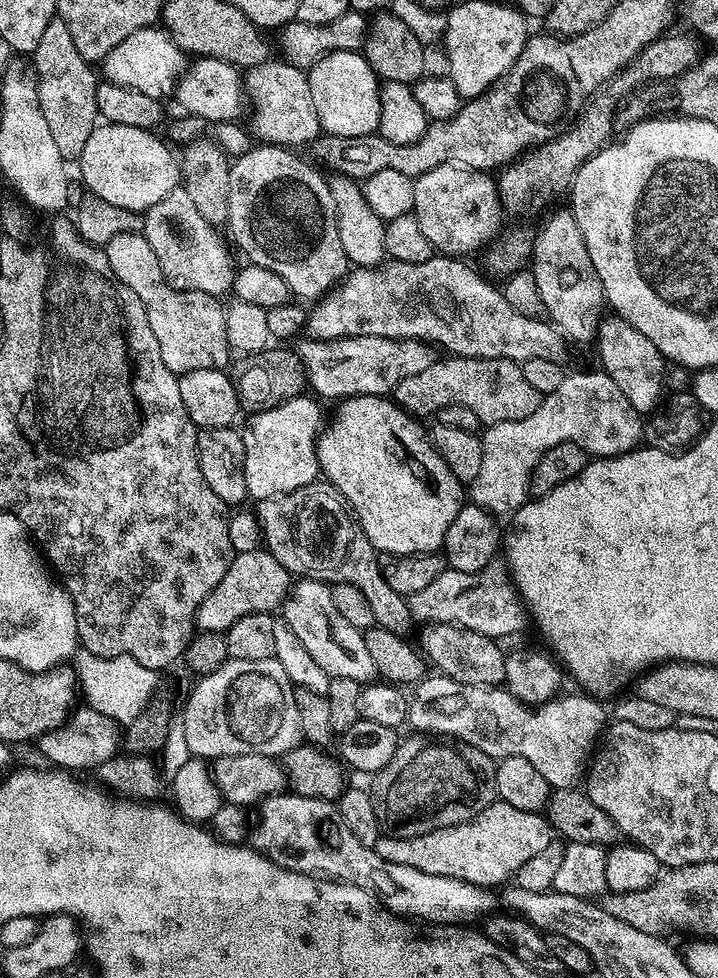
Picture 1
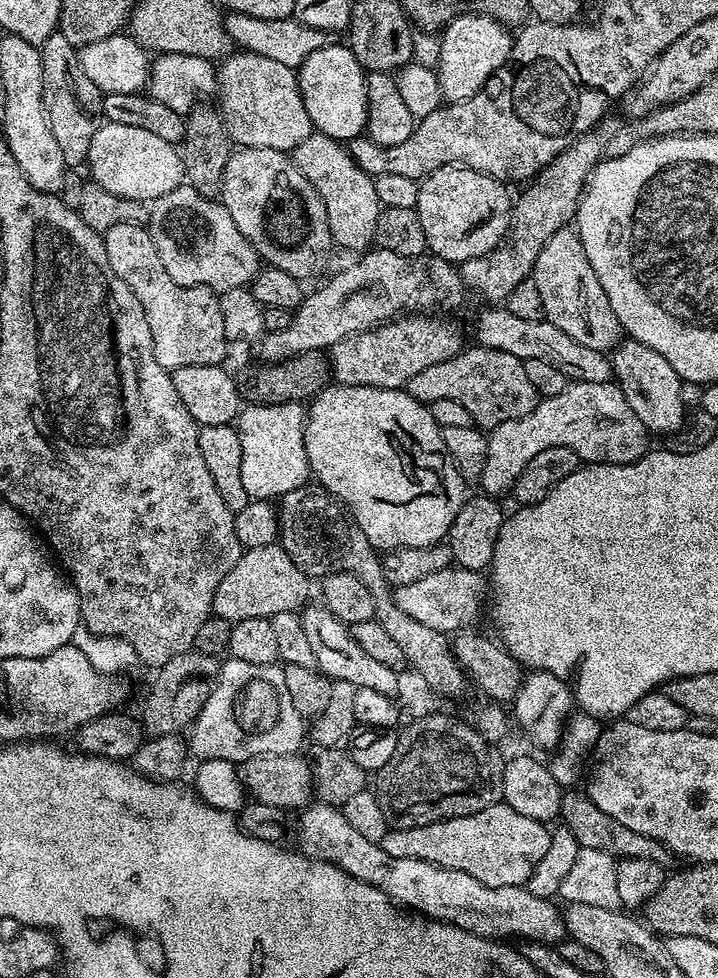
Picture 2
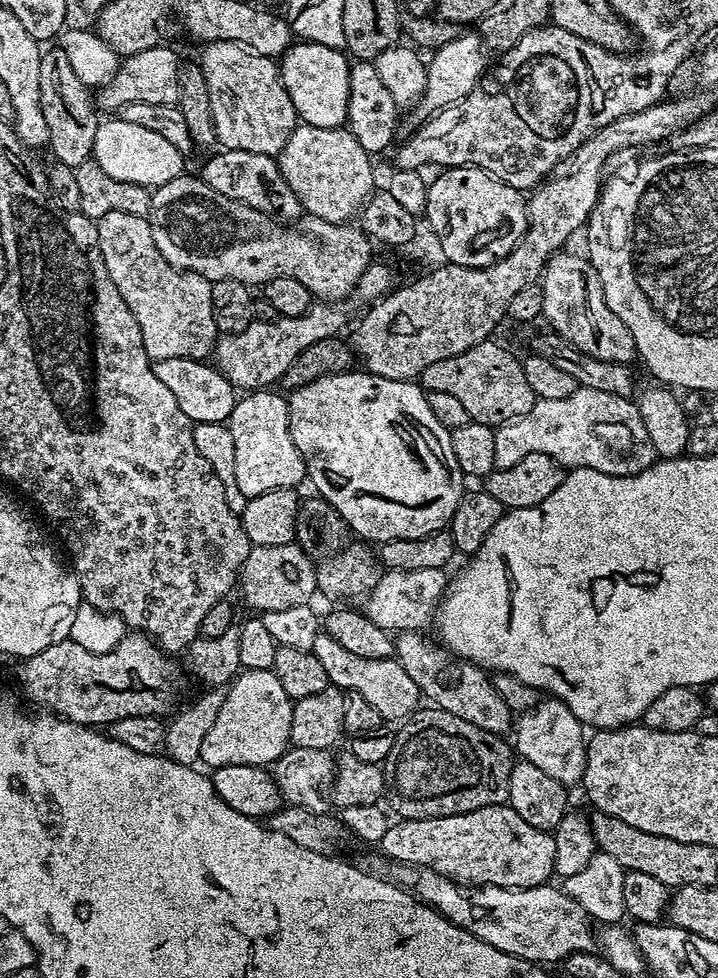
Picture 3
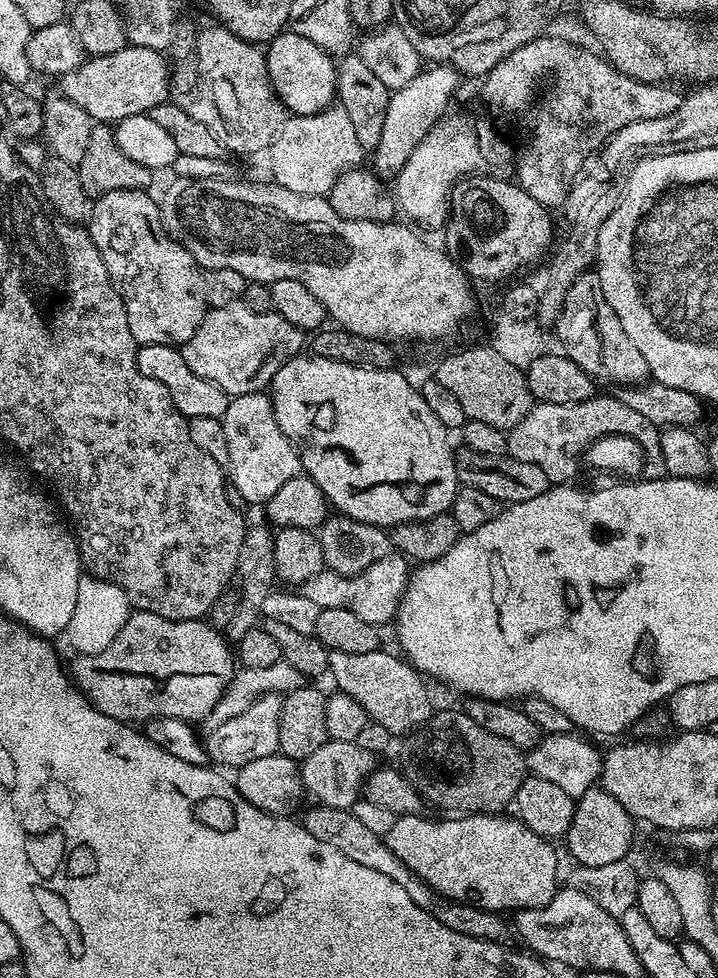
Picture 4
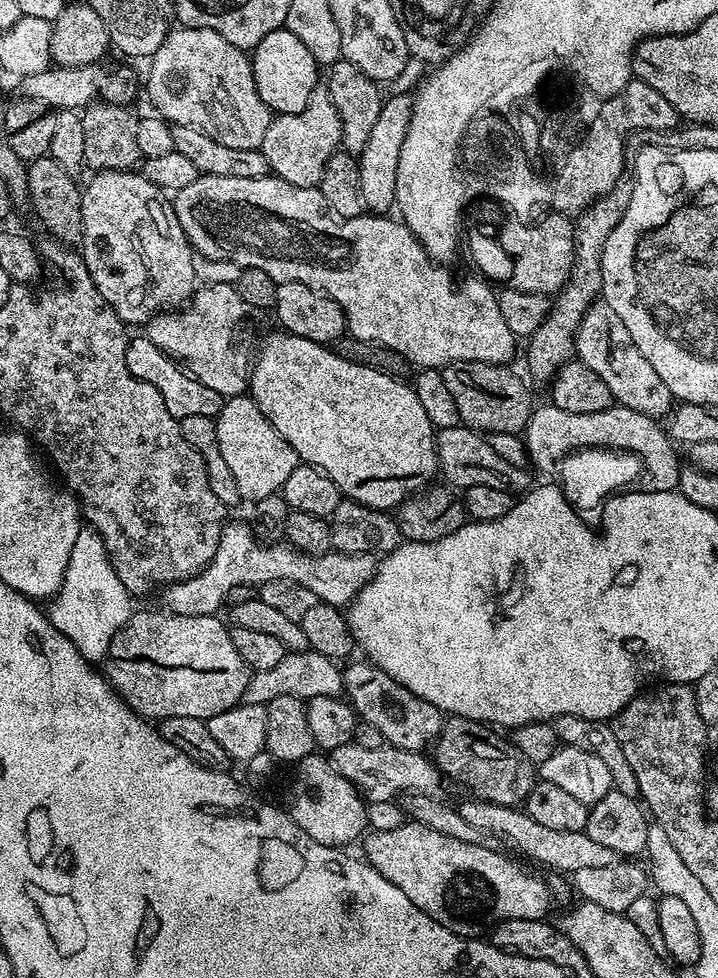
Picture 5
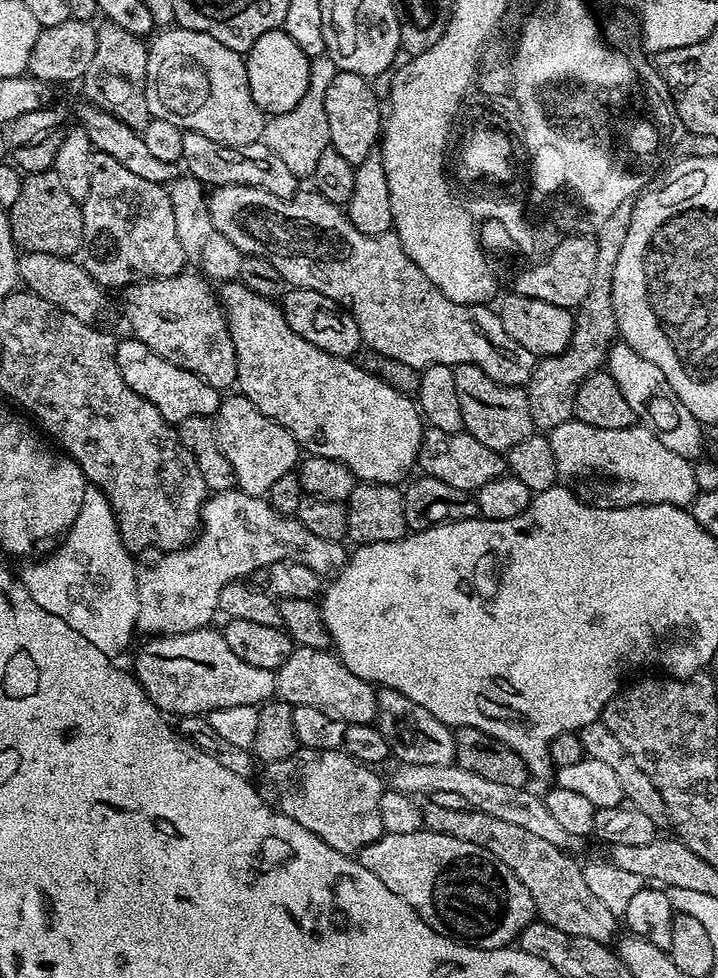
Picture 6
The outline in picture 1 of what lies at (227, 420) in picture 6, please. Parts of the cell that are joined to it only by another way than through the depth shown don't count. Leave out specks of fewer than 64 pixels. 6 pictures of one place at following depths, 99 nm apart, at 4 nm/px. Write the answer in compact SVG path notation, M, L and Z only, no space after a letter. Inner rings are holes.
M301 394L265 412L251 413L249 420L252 421L243 438L246 446L246 490L253 501L285 496L302 486L317 483L322 471L316 447L322 426L320 428L320 408L315 402L311 395Z

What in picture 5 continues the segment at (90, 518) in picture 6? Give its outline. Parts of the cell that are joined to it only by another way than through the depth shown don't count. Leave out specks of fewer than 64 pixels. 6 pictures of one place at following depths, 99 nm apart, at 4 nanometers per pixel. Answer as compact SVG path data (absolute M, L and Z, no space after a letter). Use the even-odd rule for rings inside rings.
M90 526L81 527L78 542L74 542L74 550L70 550L70 562L66 566L62 586L57 590L56 595L51 597L52 609L49 607L46 612L52 625L62 634L66 634L66 638L74 642L76 649L87 660L100 662L108 655L110 642L114 642L114 634L118 634L118 630L122 630L124 623L132 617L134 611L132 603L134 603L134 597L126 590L126 586L122 586L114 566L108 560L108 551L102 538Z

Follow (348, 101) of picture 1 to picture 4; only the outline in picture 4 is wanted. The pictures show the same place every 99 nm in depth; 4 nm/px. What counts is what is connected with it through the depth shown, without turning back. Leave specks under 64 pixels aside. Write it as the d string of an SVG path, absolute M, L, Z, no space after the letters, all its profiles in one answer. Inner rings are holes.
M290 30L278 33L275 38L268 41L264 61L274 90L291 115L318 114L337 99L337 61L318 46L314 46L314 42L302 38L302 34L294 34Z

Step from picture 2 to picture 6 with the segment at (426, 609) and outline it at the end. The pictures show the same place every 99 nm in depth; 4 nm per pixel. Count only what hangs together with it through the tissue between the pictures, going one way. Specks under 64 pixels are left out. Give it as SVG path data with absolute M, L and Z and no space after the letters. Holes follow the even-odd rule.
M239 490L211 493L200 511L198 535L191 543L175 548L173 552L146 548L139 553L136 632L145 632L143 635L151 638L207 628L218 616L222 586L251 577L248 575L259 568L267 570L279 560L293 560L310 566L310 570L324 578L344 567L350 555L344 546L339 540L310 534L299 518L280 513L265 497L251 496Z

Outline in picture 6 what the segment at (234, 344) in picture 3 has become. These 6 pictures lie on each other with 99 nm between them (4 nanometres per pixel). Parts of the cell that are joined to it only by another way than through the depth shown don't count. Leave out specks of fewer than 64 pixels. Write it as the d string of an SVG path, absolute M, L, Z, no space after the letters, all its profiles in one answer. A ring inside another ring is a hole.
M185 270L176 276L158 276L151 280L142 280L133 283L123 296L128 320L132 323L131 335L150 346L154 354L174 362L180 368L190 370L215 388L228 390L228 387L236 384L236 351L228 329L228 320L224 317L224 309L220 306L213 285L203 275Z

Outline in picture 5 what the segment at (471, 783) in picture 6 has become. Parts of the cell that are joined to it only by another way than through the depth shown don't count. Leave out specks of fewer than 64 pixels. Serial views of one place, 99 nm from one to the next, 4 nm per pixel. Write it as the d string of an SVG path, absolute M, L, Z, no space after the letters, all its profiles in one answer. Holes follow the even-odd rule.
M347 744L331 749L330 759L332 764L351 784L357 788L368 804L386 802L393 798L403 797L405 794L413 796L422 794L435 800L445 795L445 777L440 775L439 768L431 759L427 760L424 752L411 752L385 746L378 750L366 750L357 744Z

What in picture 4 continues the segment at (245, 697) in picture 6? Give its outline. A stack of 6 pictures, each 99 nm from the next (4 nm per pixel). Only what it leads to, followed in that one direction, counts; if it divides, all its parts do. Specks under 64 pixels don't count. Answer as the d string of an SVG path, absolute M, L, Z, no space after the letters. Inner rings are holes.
M139 610L129 615L126 626L118 630L118 638L114 638L114 642L110 642L106 650L98 650L98 654L85 656L76 654L73 657L70 675L79 692L102 714L125 722L143 722L150 718L202 722L214 708L214 702L222 698L226 686L230 686L232 675L238 667L233 649L222 635L221 629L212 627L203 619L167 620L158 614Z

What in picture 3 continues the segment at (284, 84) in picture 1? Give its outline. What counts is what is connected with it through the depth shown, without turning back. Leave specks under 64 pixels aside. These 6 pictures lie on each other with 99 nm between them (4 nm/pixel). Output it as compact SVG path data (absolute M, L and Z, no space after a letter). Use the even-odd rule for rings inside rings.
M213 40L203 48L204 57L199 57L198 63L203 68L209 91L217 141L224 148L279 157L286 146L286 138L296 129L298 117L290 94L286 94L277 61L225 40Z

